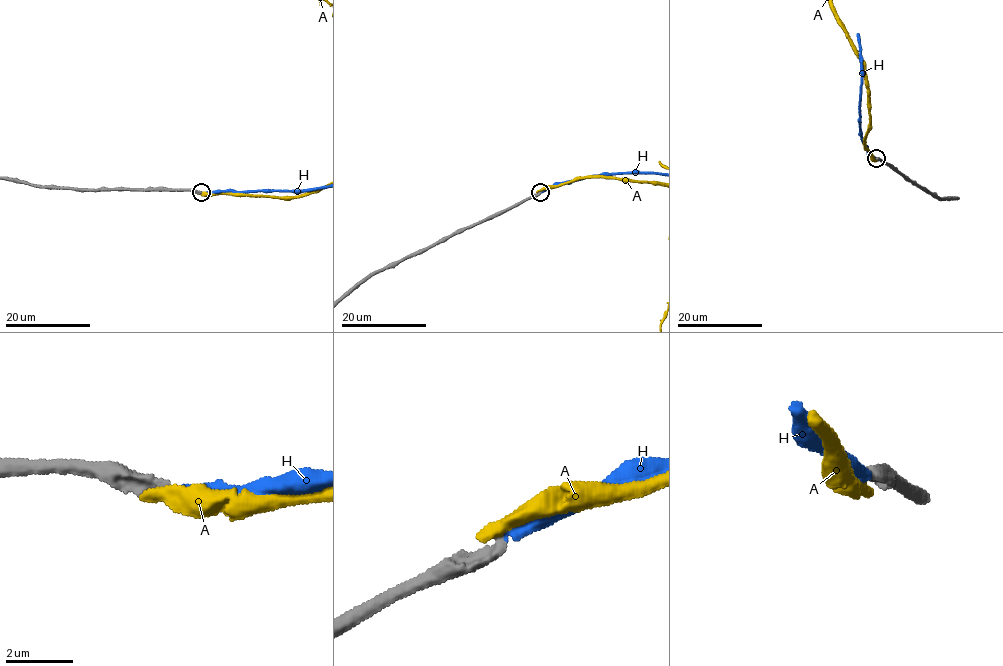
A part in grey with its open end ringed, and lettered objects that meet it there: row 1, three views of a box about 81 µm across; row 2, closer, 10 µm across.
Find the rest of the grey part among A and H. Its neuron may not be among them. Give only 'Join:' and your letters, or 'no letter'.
Join: H

